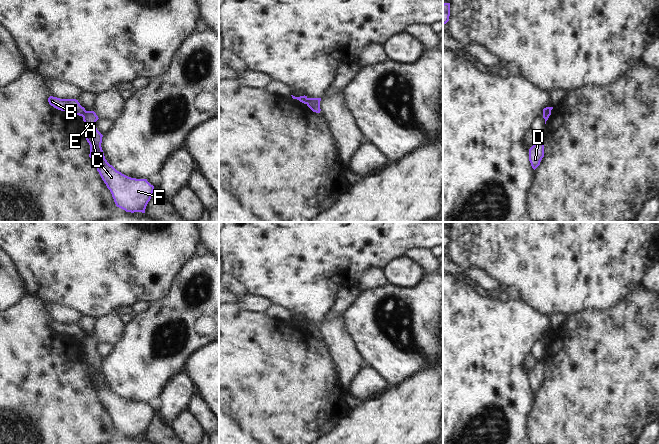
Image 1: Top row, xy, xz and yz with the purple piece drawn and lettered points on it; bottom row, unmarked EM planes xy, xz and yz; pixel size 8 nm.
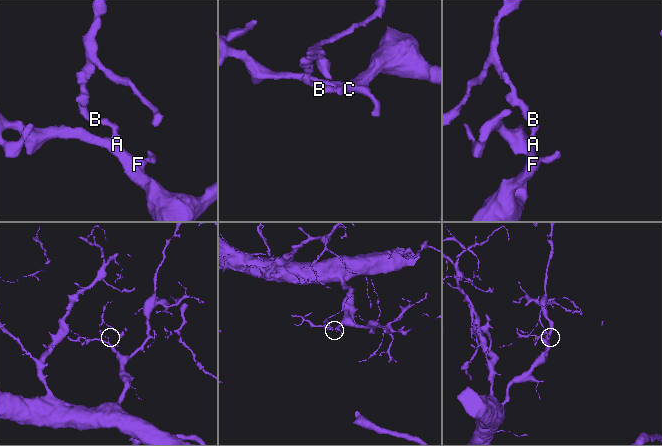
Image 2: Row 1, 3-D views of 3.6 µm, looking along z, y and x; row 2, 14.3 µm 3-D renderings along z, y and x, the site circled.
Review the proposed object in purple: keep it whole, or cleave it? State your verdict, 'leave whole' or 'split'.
split

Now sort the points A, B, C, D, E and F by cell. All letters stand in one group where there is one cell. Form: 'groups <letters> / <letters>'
groups A C D E F / B

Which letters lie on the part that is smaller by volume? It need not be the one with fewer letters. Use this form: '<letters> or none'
B

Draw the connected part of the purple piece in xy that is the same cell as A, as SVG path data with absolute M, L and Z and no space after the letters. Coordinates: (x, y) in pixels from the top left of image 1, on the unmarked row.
M85 335L82 341L86 353L86 364L90 369L89 381L110 414L116 430L126 436L145 437L154 410L147 403L128 401L110 389L101 371L103 359L96 352L98 340L94 335Z

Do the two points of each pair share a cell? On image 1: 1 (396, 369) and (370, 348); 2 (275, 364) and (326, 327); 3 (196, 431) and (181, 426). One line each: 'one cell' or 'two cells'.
1: one cell
2: two cells
3: one cell

